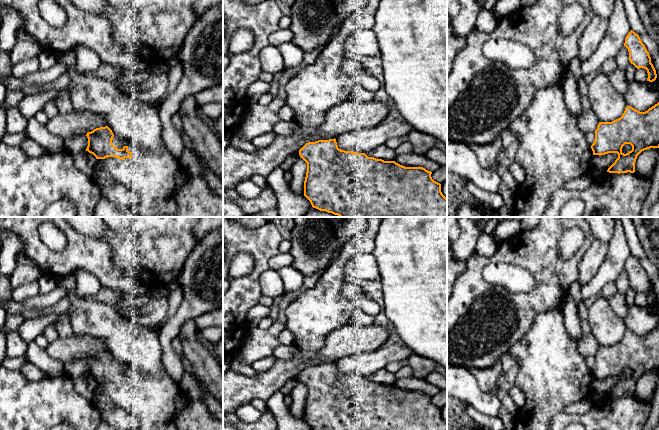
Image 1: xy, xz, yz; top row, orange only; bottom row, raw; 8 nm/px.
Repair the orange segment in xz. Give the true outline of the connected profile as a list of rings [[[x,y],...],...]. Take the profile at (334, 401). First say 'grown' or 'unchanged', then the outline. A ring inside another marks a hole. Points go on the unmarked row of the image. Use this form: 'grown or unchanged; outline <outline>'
grown; outline [[[335,362],[306,367],[299,374],[300,381],[307,387],[304,420],[312,430],[447,430],[441,408],[432,403],[431,395],[423,391],[405,391],[395,385],[376,383],[375,374],[367,377],[341,374]]]

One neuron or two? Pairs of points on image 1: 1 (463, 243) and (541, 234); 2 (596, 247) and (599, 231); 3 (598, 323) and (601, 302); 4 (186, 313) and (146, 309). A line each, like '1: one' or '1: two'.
1: two
2: two
3: one
4: two

